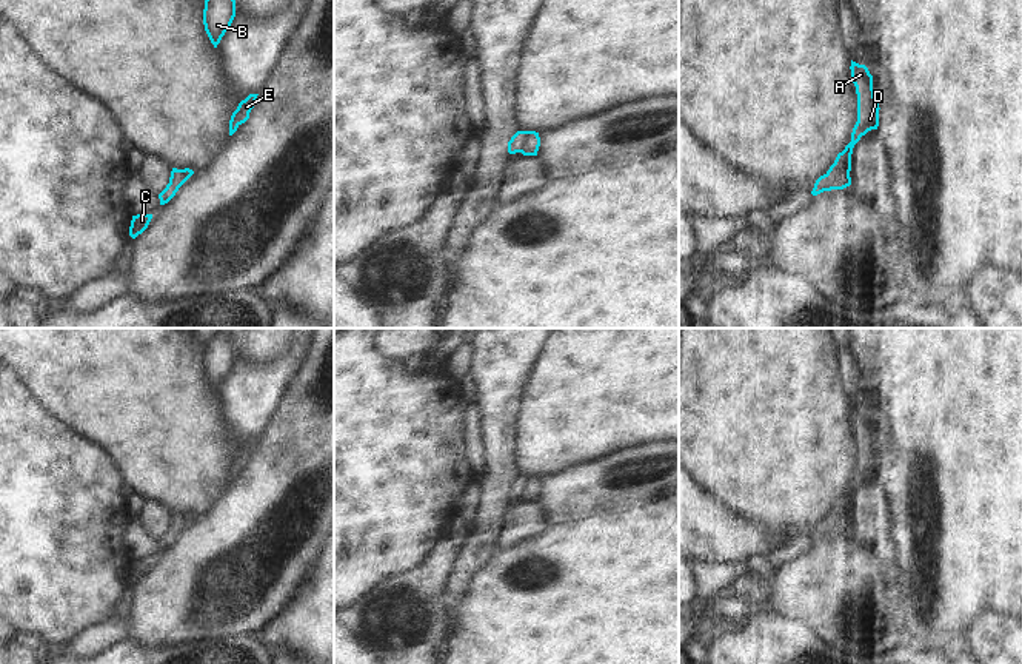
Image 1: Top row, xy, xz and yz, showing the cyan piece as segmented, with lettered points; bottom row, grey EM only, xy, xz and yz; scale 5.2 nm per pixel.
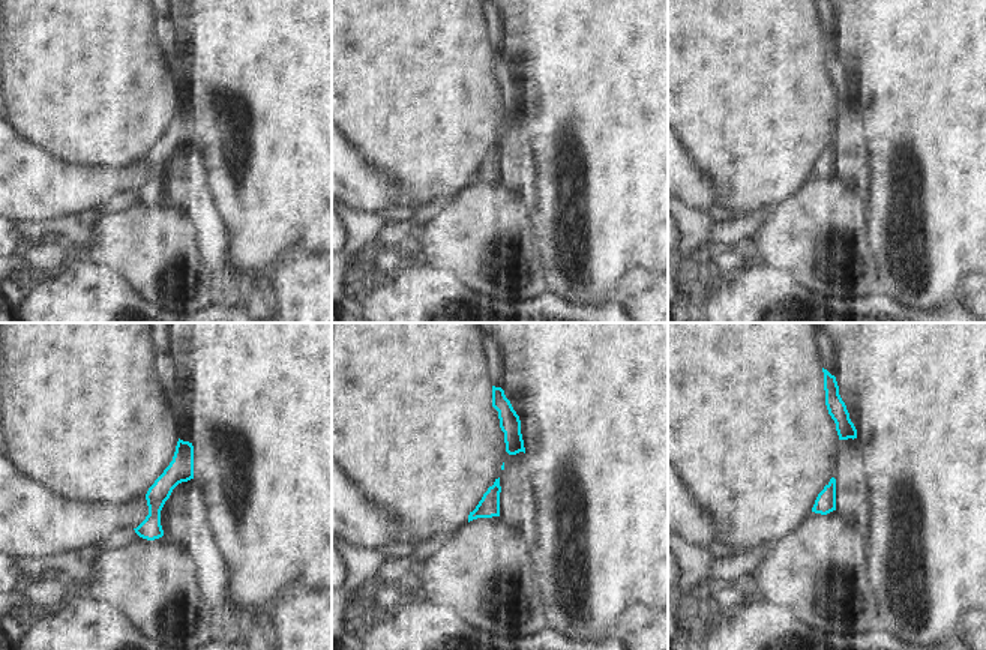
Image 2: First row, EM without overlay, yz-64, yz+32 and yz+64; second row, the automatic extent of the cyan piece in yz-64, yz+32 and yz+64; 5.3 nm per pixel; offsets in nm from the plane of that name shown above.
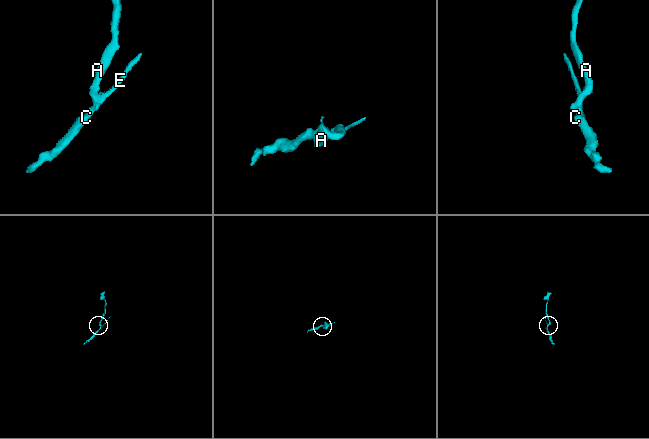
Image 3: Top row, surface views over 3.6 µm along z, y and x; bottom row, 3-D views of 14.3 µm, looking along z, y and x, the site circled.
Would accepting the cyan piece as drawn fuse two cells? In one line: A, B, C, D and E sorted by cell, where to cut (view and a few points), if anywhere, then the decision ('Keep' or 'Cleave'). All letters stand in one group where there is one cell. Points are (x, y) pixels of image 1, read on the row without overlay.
Groups: A B C D E. No split. Keep

